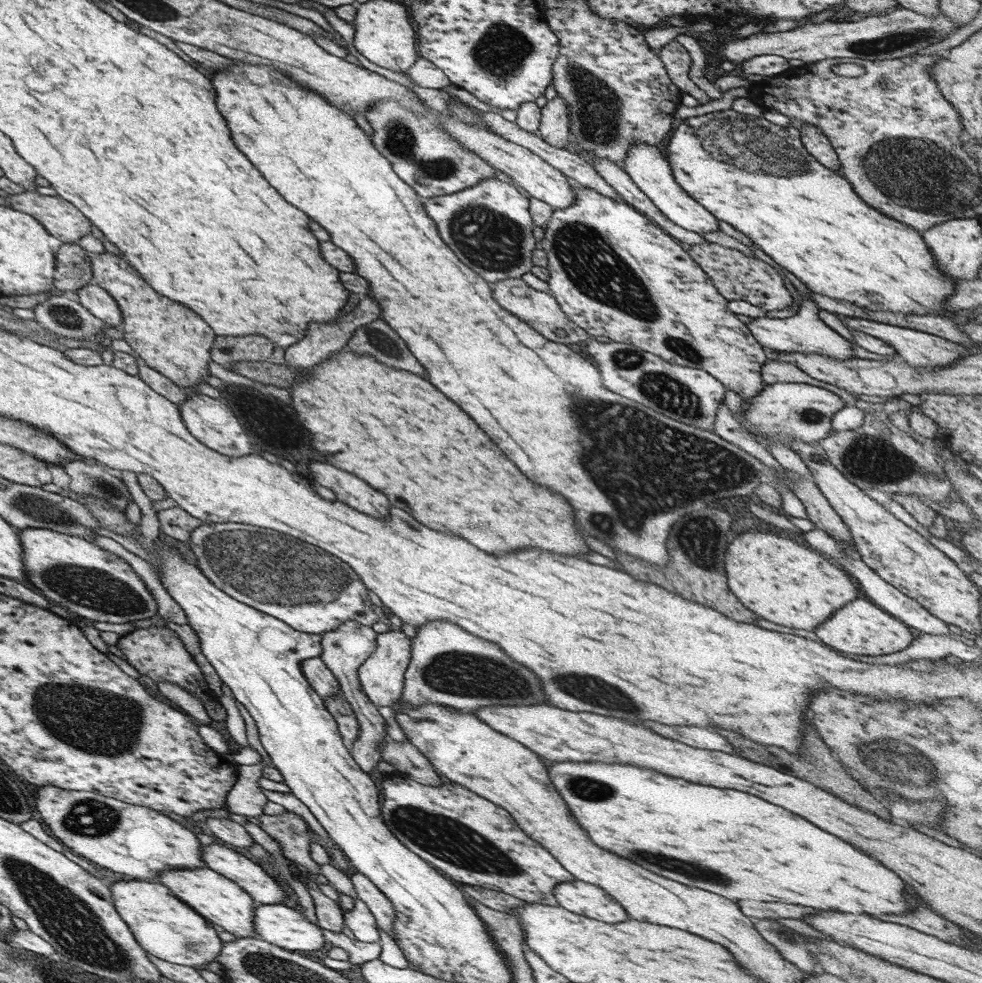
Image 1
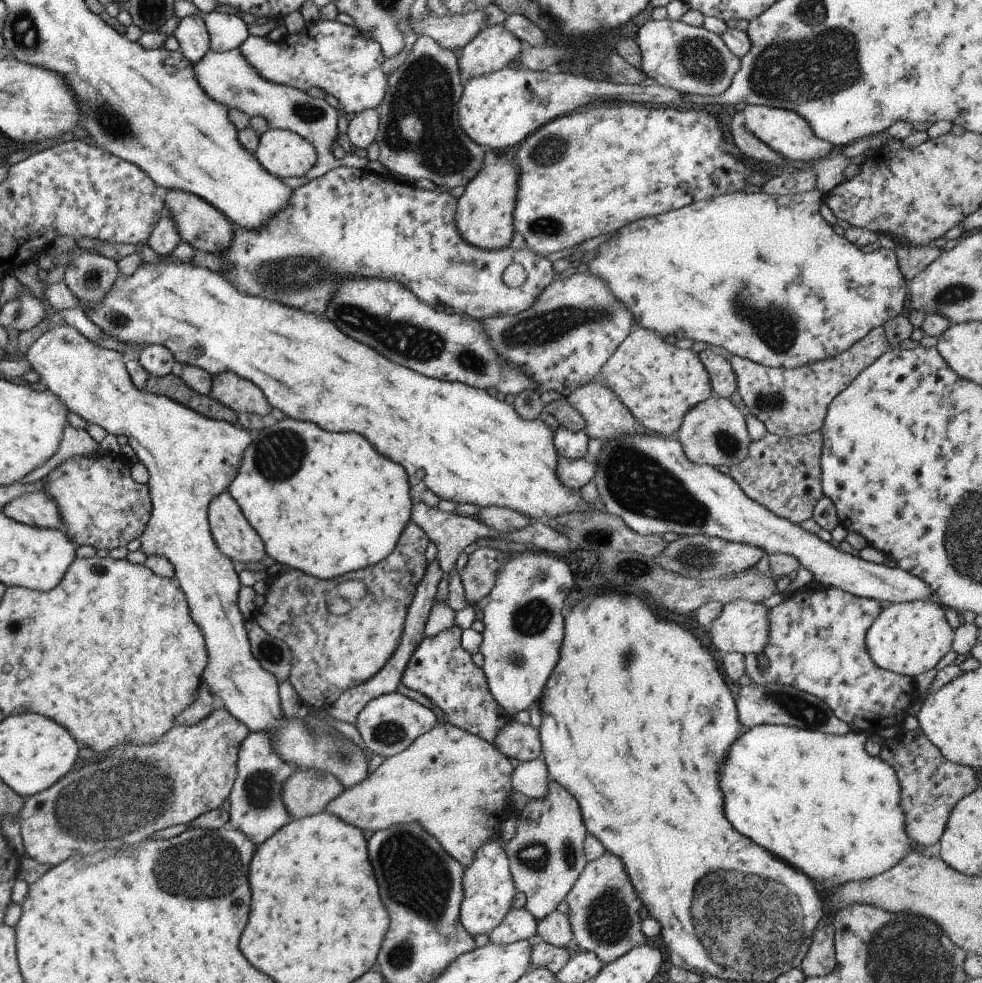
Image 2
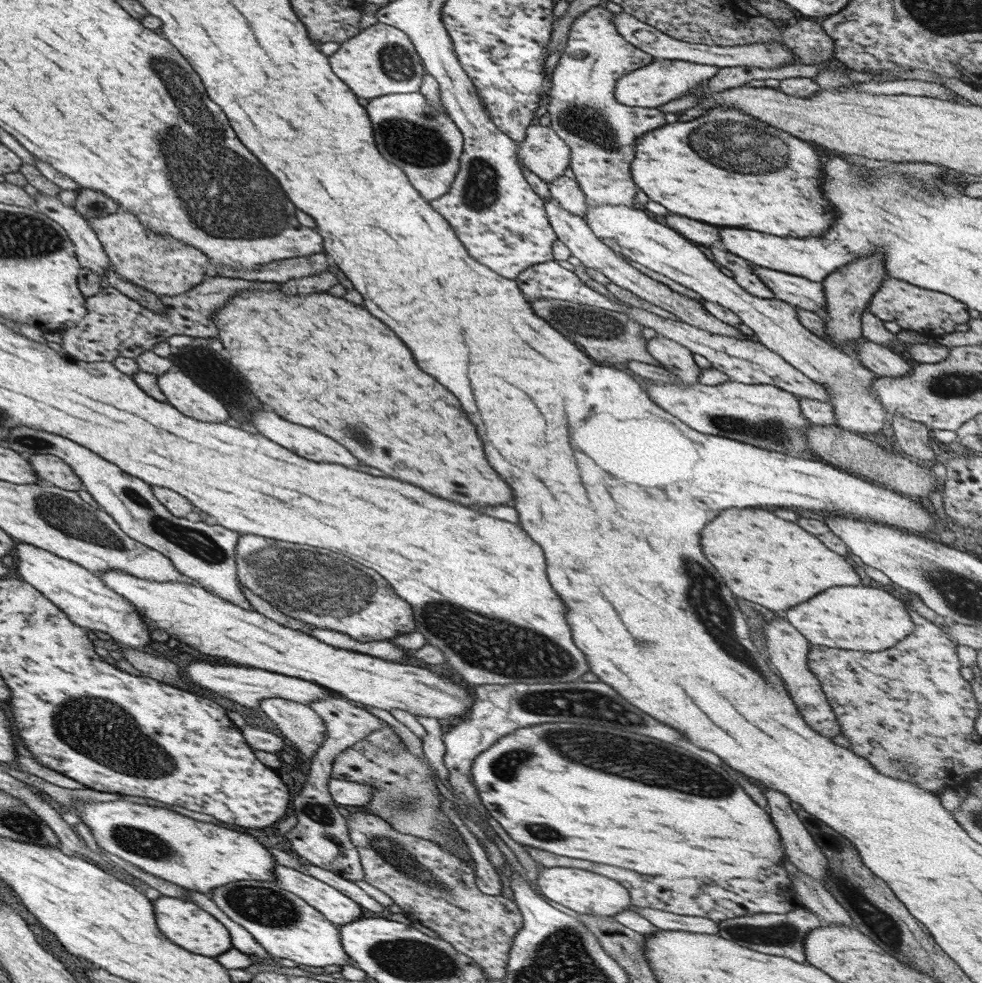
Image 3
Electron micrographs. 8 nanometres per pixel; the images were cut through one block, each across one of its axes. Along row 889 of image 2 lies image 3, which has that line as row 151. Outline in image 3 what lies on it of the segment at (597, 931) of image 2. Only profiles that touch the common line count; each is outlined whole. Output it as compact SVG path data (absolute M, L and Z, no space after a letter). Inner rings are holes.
M599 5L585 10L579 14L579 18L573 18L569 32L567 32L567 44L559 57L551 74L551 88L549 89L549 101L546 108L546 116L549 117L549 128L569 147L569 166L573 172L574 180L587 200L603 206L613 204L615 206L635 207L633 196L635 186L629 176L629 162L633 160L633 142L647 130L653 130L665 124L663 113L657 108L641 108L619 104L613 98L615 81L633 70L649 64L653 58L645 52L641 52L629 42L623 40L621 34L615 30L611 22L613 13L607 7Z

